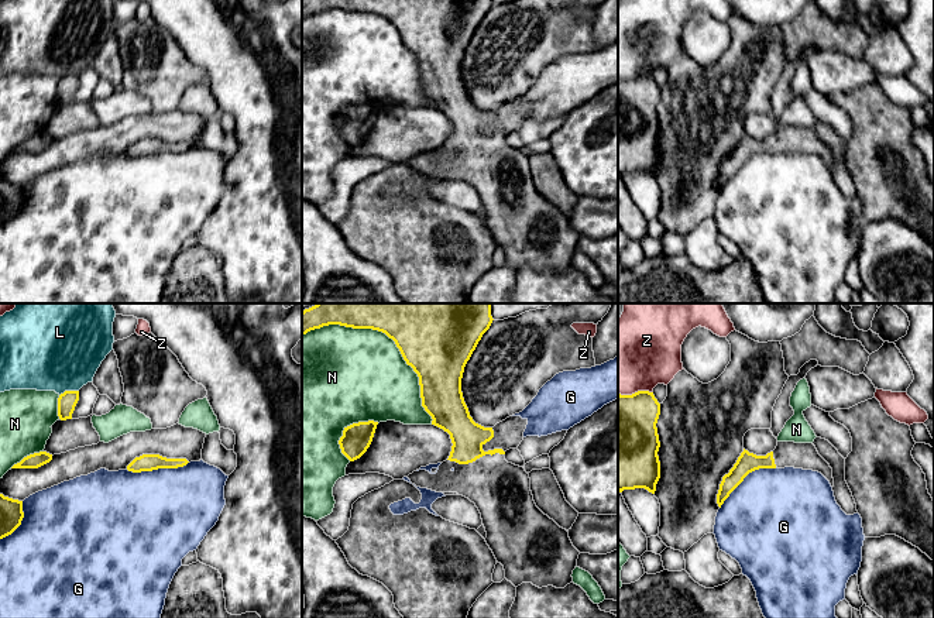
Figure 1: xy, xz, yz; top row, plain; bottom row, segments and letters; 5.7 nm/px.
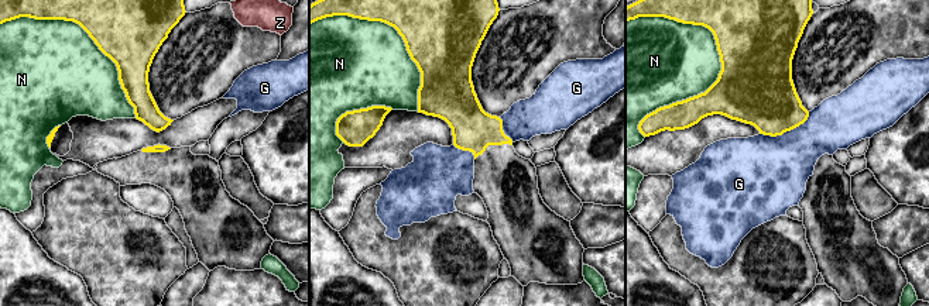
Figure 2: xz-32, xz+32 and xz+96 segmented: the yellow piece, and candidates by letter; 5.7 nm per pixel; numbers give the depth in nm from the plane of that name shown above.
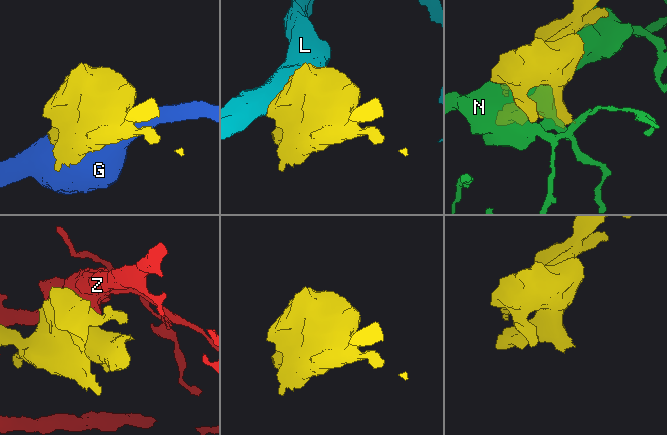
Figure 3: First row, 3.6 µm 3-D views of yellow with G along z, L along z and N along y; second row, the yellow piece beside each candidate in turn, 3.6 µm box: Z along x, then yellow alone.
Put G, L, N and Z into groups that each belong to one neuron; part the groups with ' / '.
G / L / N / Z

